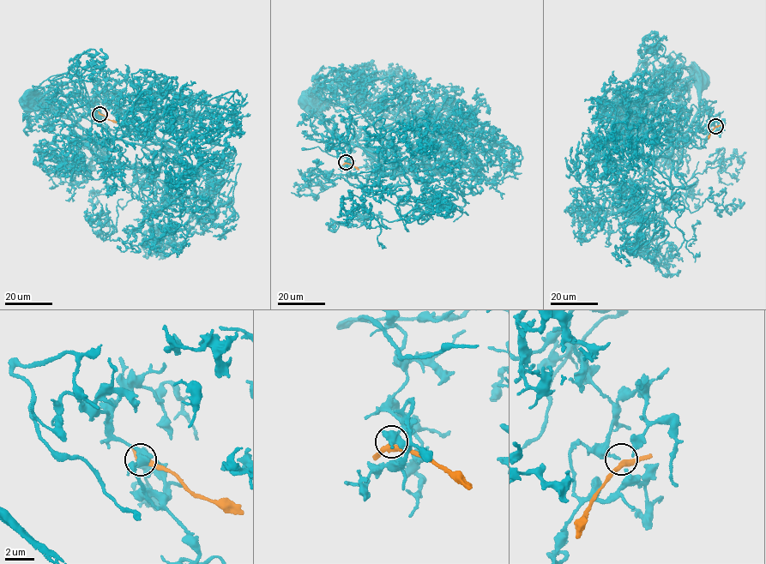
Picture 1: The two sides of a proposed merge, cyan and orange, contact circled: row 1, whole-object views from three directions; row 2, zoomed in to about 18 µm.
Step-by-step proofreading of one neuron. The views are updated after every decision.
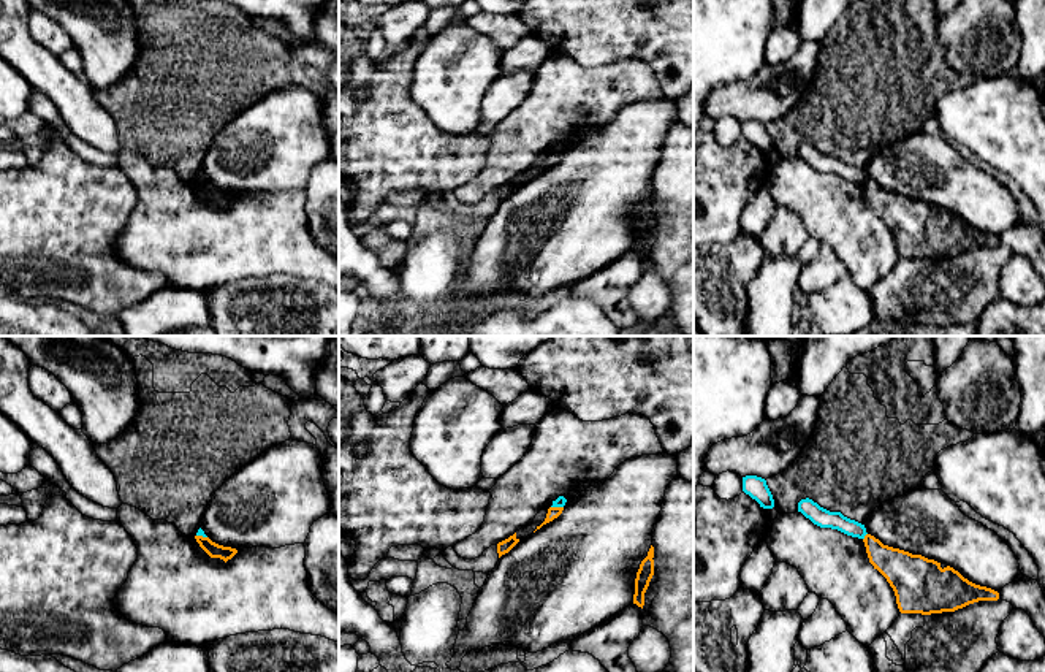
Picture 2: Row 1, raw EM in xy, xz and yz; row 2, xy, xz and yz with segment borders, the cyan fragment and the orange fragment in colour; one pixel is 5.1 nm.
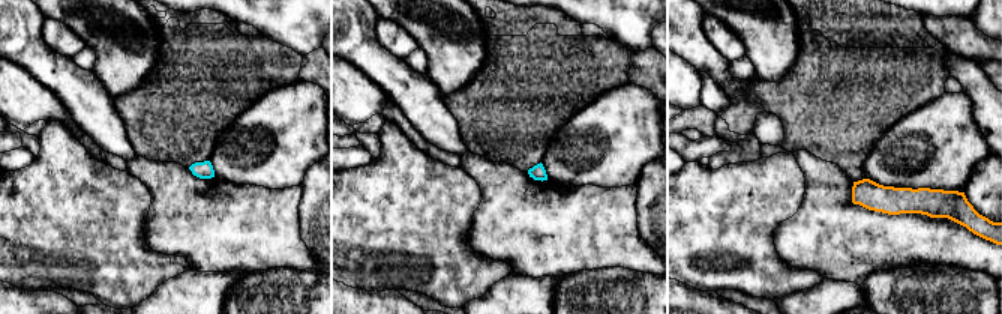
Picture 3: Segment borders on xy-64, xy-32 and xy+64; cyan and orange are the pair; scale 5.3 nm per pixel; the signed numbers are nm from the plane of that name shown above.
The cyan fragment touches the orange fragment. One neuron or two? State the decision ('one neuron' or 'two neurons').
two neurons

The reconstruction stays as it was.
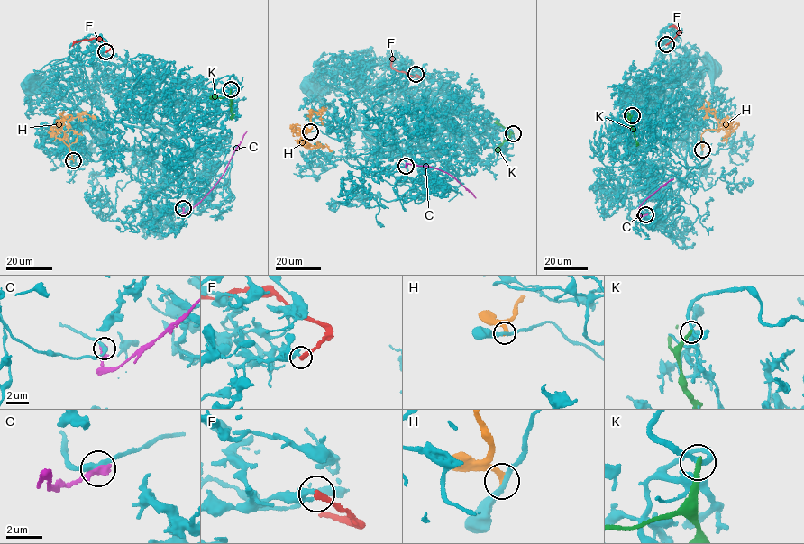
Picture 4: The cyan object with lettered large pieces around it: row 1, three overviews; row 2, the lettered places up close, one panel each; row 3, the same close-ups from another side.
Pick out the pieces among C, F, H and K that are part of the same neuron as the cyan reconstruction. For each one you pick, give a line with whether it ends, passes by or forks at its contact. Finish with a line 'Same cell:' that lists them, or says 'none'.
H: It ends there
Same cell: H

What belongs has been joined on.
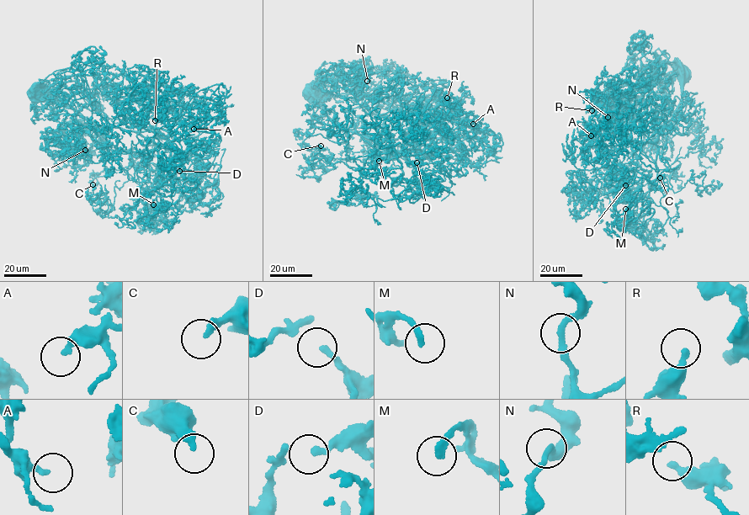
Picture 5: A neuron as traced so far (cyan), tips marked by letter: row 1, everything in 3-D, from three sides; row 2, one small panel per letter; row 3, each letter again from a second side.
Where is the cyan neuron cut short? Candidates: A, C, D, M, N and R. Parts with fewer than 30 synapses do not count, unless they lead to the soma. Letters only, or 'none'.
M

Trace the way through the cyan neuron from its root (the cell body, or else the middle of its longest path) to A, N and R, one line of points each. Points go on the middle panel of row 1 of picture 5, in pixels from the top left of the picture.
A: (314, 92), (330, 118), (398, 151), (416, 148), (413, 128), (438, 142), (463, 119), (483, 130), (473, 124)
N: (314, 92), (330, 118), (383, 145), (385, 159), (374, 148), (380, 136), (375, 119), (352, 92), (367, 81)
R: (314, 92), (346, 129), (421, 151), (428, 145), (450, 151), (458, 143), (459, 115), (447, 98)

